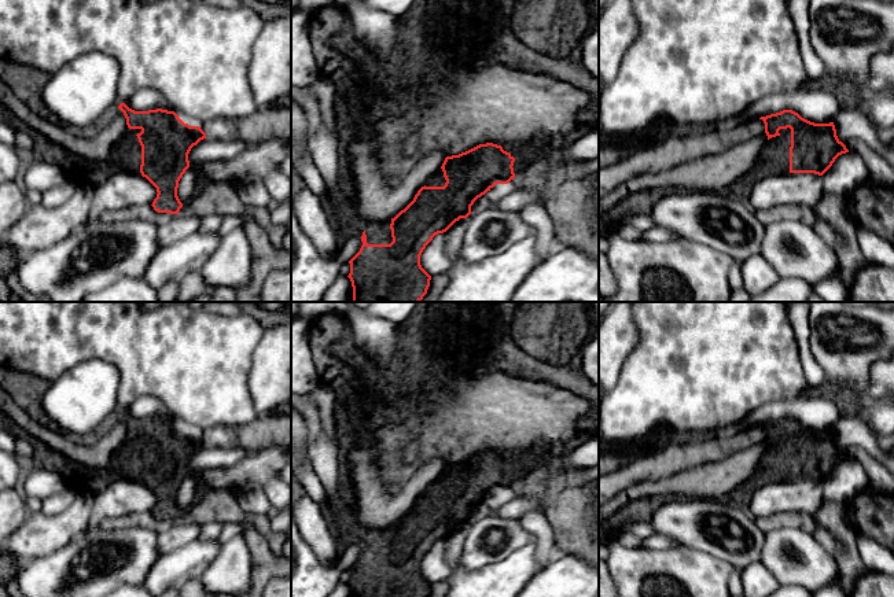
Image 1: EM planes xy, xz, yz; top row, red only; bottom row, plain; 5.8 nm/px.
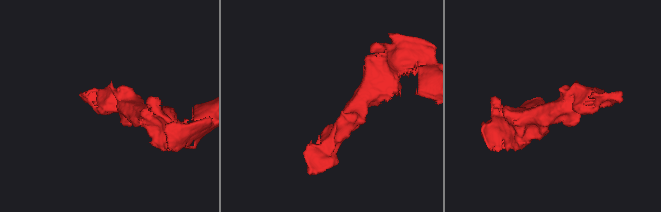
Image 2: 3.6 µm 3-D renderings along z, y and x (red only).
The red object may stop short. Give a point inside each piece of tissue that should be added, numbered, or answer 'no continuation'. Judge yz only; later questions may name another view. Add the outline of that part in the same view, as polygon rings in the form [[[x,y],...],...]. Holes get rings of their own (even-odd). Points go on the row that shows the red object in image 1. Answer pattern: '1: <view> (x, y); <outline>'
1: yz (775, 157); [[[780,129],[779,136],[766,141],[758,162],[739,181],[732,184],[731,195],[743,196],[748,189],[766,176],[790,172],[791,129]]]

